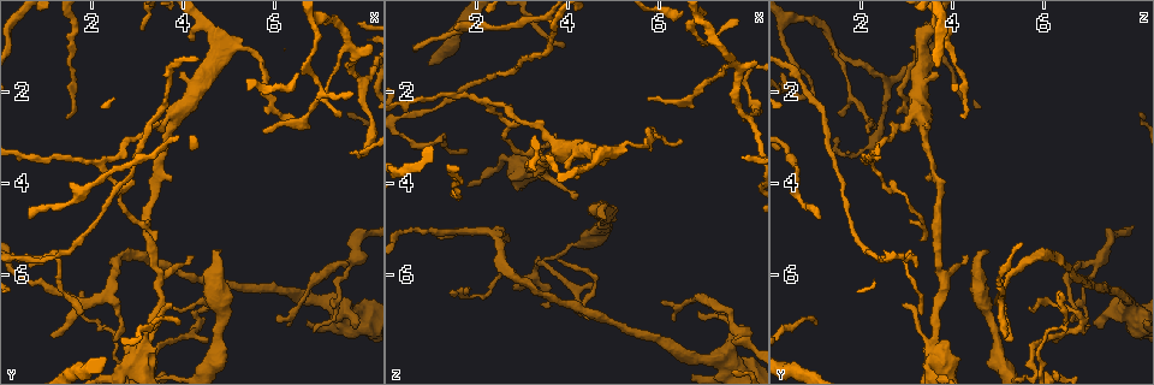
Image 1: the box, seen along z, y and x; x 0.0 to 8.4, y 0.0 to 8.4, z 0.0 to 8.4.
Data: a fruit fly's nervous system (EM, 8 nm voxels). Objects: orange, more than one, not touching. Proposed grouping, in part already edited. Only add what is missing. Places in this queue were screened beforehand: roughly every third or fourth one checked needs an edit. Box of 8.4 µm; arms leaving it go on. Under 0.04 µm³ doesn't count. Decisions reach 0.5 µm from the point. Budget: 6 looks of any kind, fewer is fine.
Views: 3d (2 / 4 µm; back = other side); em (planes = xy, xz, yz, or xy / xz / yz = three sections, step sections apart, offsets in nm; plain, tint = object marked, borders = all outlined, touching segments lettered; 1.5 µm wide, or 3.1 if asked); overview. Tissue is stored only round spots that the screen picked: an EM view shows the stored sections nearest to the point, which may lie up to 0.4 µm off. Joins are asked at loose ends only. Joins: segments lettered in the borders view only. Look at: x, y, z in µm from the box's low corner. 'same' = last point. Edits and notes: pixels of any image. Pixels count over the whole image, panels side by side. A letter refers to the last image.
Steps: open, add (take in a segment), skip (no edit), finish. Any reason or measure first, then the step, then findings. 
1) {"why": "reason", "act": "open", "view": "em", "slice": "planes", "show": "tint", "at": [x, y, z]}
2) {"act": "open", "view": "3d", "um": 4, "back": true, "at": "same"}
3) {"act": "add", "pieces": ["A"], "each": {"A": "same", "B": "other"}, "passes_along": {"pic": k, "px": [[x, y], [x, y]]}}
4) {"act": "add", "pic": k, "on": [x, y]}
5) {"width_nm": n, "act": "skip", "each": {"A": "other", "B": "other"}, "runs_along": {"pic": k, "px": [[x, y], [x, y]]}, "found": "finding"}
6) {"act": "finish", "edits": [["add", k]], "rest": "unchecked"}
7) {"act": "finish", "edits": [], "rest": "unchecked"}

{"why": "tapers out", "act": "open", "view": "em", "slice": "planes", "show": "tint", "at": [4.80, 5.45, 4.75]}

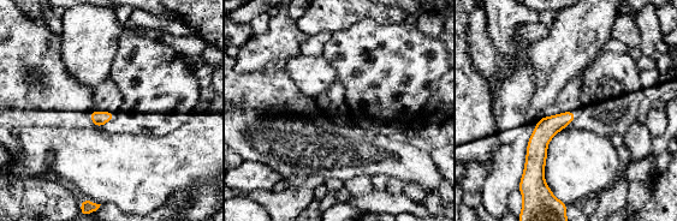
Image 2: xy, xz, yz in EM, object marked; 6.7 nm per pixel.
{"act": "open", "view": "em", "slice": "planes", "show": "borders", "at": "same"}

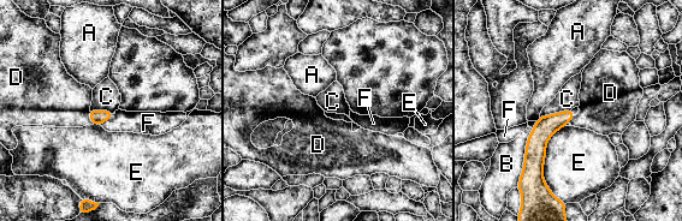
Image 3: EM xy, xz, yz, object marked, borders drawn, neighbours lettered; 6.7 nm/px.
{"act": "skip", "each": {"A": "other", "B": "other", "C": "other", "D": "other", "E": "other", "F": "other"}, "border": {"pic": 3, "px": [[570, 108], [540, 117]]}, "found": "no lettered segment goes on from it"}

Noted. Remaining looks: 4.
{"why": "an open end", "act": "open", "view": "3d", "um": 2, "at": [4.20, 0.85, 3.85]}

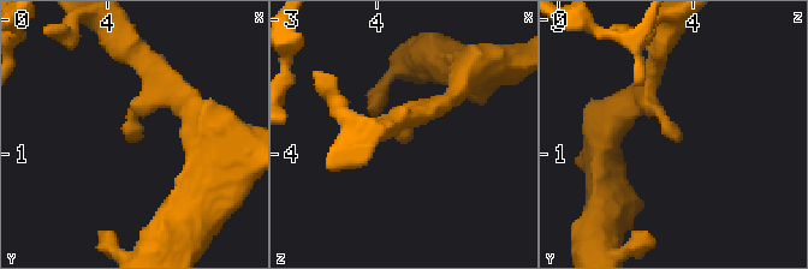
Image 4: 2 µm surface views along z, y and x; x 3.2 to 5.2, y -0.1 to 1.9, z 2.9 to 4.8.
{"act": "open", "view": "em", "slice": "planes", "show": "tint", "at": [4.24, 0.90, 3.86]}

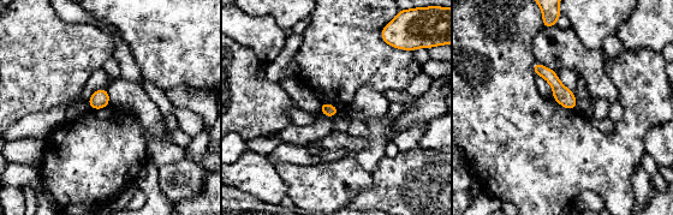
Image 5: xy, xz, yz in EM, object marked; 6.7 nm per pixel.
{"why": "see the neighbours", "act": "open", "view": "em", "slice": "planes", "show": "borders", "at": "same"}

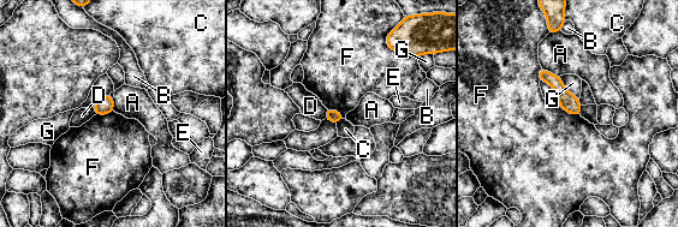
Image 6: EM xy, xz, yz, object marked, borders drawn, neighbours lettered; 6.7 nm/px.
{"longest_contact_nm": ["G", 220], "act": "skip", "each": {"A": "other", "B": "other", "C": "other", "D": "other", "E": "other", "F": "other", "G": "other"}, "border": {"pic": 6, "px": [[557, 102], [569, 113], [580, 115]]}, "found": "none of them fits"}

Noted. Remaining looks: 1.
{"act": "finish", "edits": [], "rest": "unchecked"}

